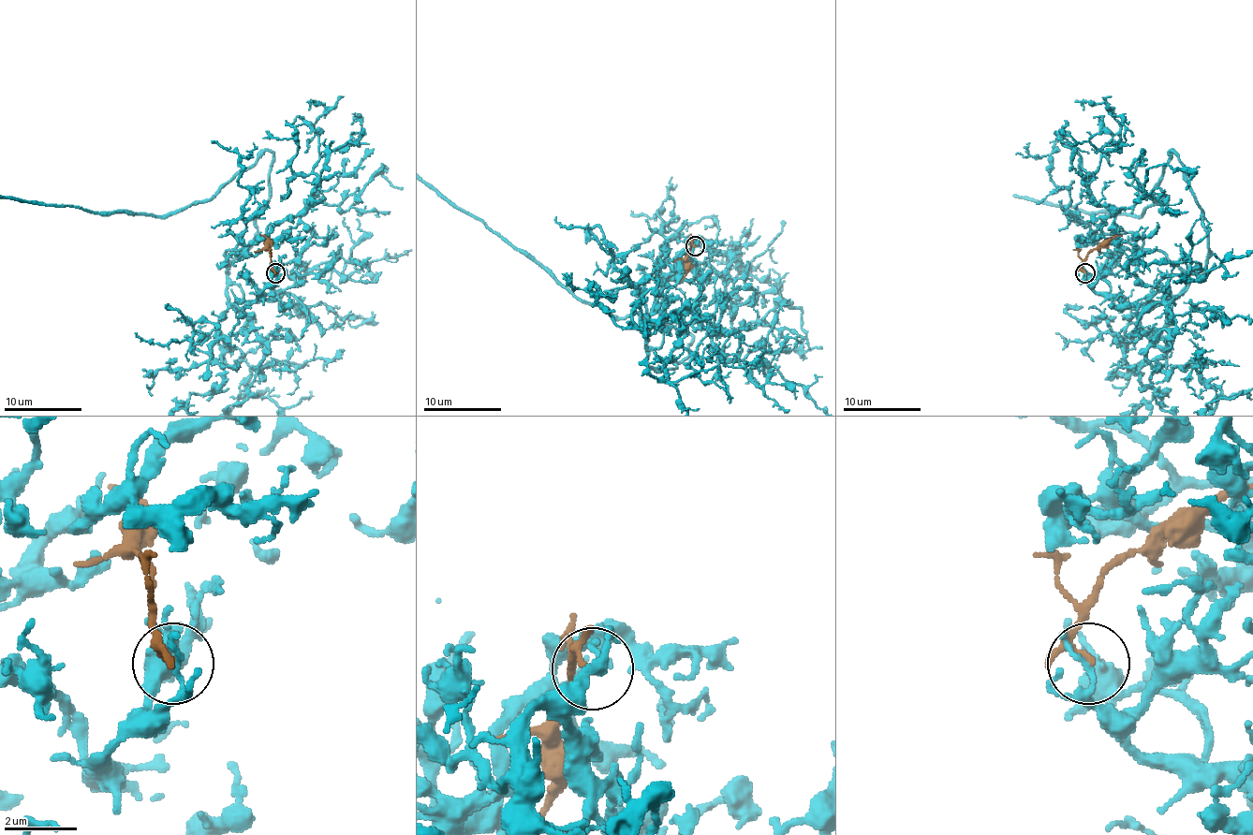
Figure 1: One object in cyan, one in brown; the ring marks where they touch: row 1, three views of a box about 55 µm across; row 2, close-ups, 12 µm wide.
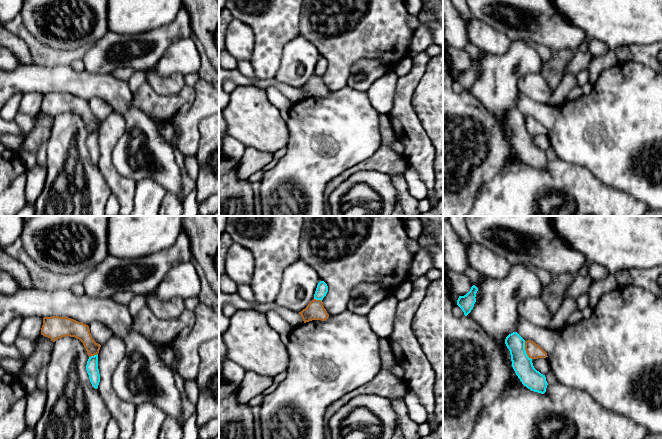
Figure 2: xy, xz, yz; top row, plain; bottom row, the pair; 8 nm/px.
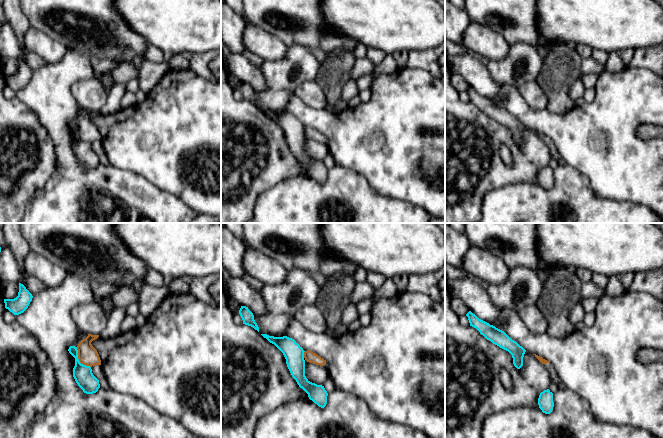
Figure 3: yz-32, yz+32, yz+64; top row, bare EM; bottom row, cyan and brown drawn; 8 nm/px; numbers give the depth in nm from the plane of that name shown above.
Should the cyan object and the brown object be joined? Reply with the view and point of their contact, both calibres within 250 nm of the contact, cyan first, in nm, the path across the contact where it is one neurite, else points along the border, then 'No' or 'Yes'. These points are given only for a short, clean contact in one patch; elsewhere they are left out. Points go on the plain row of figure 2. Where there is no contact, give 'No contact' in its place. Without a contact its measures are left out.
Touches cyan at yz (525, 126). Thickness 160 nm (cyan) against 120 nm. Boundary: yz (524, 117), (525, 128), (531, 135). No

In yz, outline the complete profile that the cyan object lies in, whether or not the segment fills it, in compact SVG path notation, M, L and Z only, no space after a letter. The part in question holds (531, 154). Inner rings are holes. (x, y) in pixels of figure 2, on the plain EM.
M513 108L506 113L505 120L510 127L512 143L522 160L531 167L544 170L548 161L546 153L534 144L525 126L525 116Z

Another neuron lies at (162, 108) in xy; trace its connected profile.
M145 83L133 93L132 105L152 120L170 123L185 103L193 102L195 95L194 87L188 85L175 95L160 95Z

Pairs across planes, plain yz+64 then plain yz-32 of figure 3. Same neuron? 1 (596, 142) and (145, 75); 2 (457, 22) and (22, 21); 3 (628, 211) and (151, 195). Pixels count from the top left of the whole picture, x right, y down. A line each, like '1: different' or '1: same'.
1: different
2: different
3: same

